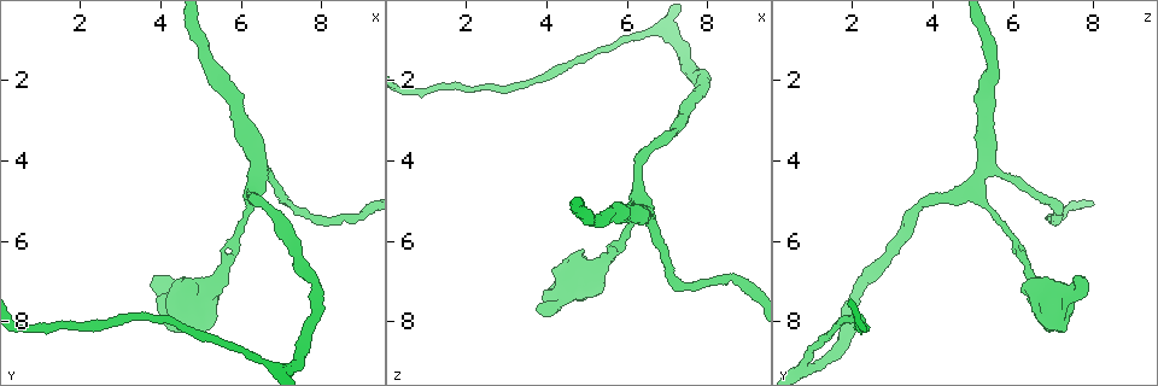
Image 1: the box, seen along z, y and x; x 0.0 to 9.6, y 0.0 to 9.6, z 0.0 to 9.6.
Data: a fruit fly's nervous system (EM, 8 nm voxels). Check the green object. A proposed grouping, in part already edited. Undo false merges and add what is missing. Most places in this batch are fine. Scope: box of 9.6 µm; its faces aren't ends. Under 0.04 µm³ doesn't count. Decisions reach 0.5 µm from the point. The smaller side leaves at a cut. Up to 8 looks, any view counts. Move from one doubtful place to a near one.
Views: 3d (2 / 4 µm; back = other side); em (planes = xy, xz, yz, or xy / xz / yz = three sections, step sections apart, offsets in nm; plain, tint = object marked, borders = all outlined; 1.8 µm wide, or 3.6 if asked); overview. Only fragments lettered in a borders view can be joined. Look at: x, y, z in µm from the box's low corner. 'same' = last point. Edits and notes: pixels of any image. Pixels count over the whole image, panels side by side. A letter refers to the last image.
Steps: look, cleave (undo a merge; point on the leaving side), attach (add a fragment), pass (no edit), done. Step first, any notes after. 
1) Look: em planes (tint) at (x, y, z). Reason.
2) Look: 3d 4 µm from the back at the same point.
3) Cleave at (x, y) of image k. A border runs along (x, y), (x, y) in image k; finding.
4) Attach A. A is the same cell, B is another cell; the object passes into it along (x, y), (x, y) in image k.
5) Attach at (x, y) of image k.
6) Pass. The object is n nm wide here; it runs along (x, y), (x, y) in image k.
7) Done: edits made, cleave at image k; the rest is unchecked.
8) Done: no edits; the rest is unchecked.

Look: 3d 4 µm at (7.20, 5.15, 7.15). Abrupt turn.

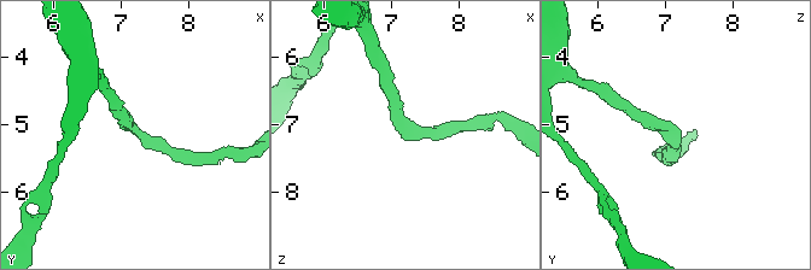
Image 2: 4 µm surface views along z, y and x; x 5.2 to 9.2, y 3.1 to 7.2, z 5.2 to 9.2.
Look: em xz step 8 (borders) at (7.20, 5.10, 7.15). The arms are 180, 190 nm wide; now the EM.

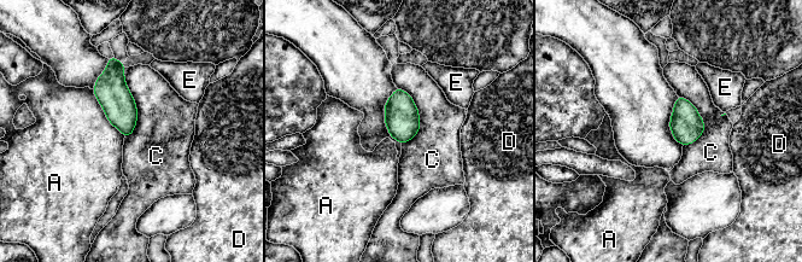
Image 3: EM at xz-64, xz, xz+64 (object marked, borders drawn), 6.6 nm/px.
Pass. The object is 200 nm wide here; A, C, D and E are other cells; a border runs along (123, 68), (136, 109), (127, 137) in image 3; all the same neuron.

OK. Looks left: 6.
Look: em xz step 16 (borders) at (5.90, 6.20, 6.25). Thick turns thin.

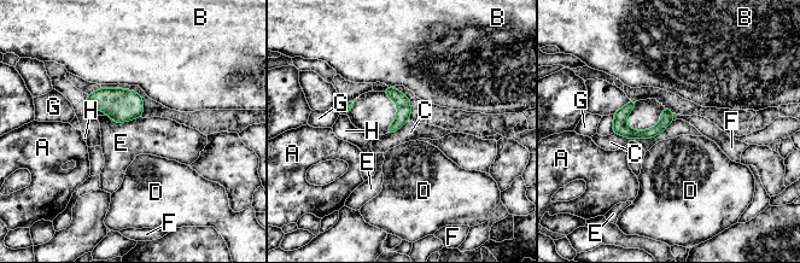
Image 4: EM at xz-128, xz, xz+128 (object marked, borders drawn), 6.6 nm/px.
Pass. A, B, C, D, E, F, G and H are other cells; a border runs along (673, 121), (650, 138), (613, 133) in image 4; one neuron here.

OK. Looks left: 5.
Look: 3d 4 µm at (4.25, 7.40, 7.40).

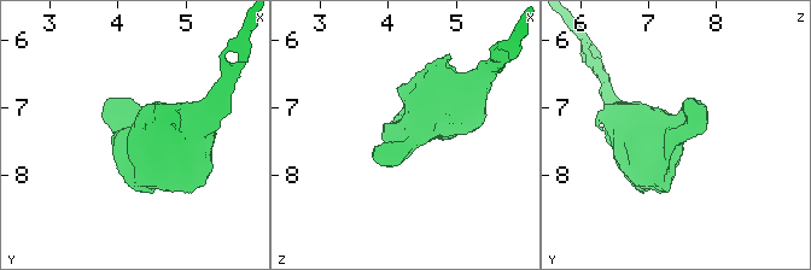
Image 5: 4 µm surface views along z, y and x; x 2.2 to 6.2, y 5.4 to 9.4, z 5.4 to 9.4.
Look: em planes (borders) at (4.30, 7.40, 7.45).

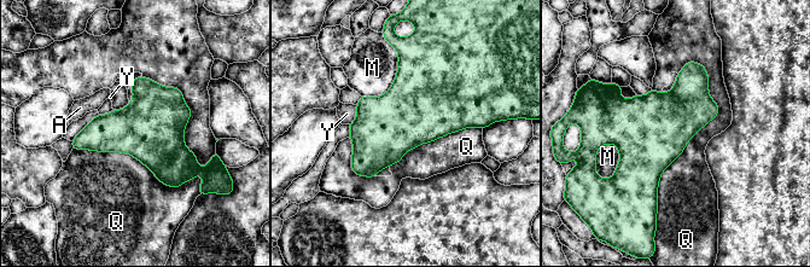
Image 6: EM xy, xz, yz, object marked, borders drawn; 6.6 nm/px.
Pass. A, M, Q and Y are other cells; one neuron here.

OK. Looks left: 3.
Look: 3d 4 µm at (6.30, 4.85, 5.10). Calibre changes.

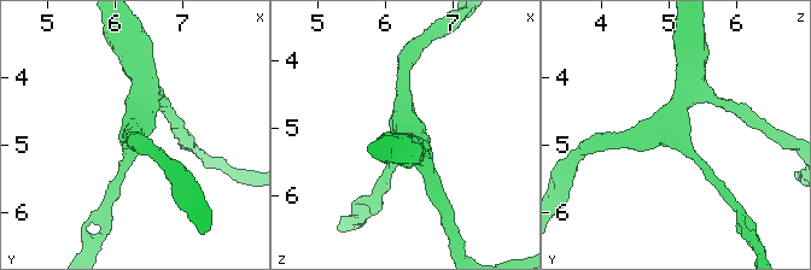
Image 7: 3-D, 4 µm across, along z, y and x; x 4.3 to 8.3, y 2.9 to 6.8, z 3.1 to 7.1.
Look: em xy step 8 (borders) at (6.30, 4.80, 5.05). Now the EM.

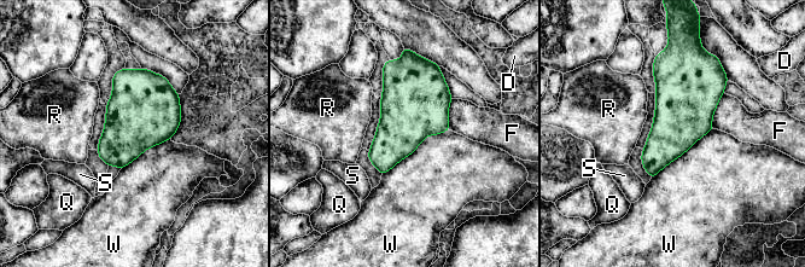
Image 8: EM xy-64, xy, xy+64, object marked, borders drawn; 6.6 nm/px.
Look: em xz step 16 (borders) at the same point. Cut it another way.

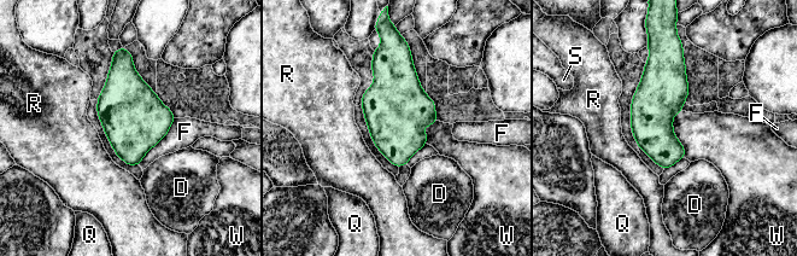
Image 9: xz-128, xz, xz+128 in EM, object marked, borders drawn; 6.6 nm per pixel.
Pass. D, F, Q, R, S and W are other cells; a border runs along (680, 110), (673, 134), (684, 157) in image 9; one neuron here.

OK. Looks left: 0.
Done: no edits; the rest is unchecked.

